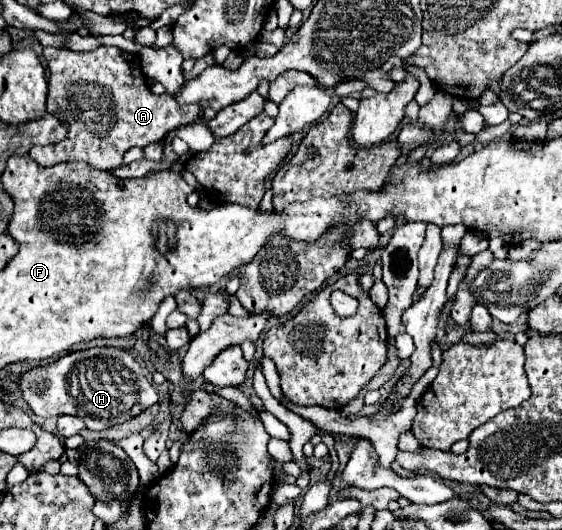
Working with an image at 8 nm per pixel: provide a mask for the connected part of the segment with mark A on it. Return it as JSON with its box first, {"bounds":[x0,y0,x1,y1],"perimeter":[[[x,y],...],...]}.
{"bounds":[30,46,202,170],"perimeter":[[[100,46],[92,52],[74,52],[70,48],[44,48],[44,58],[50,68],[50,80],[48,80],[48,102],[46,108],[50,112],[56,112],[56,116],[62,116],[62,124],[68,124],[70,132],[66,140],[52,144],[48,148],[34,146],[30,150],[30,156],[42,164],[42,166],[54,166],[60,162],[70,160],[82,160],[88,162],[96,170],[112,170],[116,166],[122,166],[122,156],[132,148],[140,146],[144,148],[150,142],[160,142],[166,132],[170,132],[176,126],[192,124],[200,114],[202,108],[198,104],[188,104],[178,108],[174,100],[170,100],[168,94],[156,96],[150,92],[146,84],[146,76],[142,68],[132,68],[132,60],[124,60],[122,55],[135,55],[134,53],[119,50],[116,46]]]}

